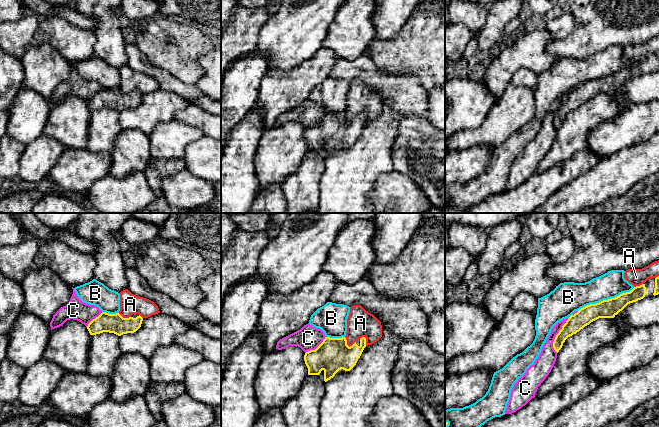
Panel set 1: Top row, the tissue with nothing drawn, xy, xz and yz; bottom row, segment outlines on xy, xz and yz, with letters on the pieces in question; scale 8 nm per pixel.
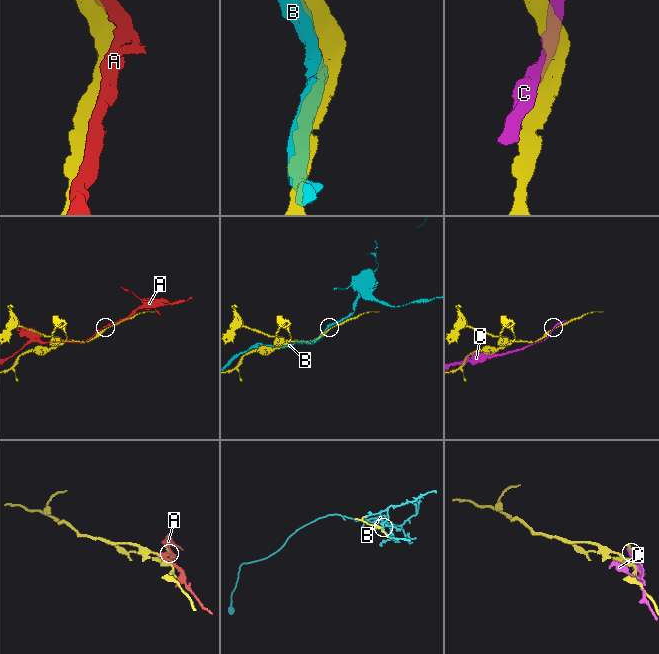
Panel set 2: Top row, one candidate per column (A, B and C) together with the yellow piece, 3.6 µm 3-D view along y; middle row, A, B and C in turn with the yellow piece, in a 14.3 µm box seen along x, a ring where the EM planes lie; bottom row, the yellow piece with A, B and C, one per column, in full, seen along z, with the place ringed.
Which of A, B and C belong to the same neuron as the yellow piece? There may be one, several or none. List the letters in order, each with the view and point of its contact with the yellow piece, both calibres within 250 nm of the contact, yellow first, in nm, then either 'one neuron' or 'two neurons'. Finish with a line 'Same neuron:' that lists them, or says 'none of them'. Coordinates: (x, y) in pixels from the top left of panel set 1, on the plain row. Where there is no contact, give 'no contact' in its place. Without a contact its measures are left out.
A: xz (347, 121) | 280/220 nm | two neurons
B: yz (605, 76) | 150/220 nm | two neurons
C: yz (557, 110) | 140/140 nm | two neurons
Same neuron: none of them

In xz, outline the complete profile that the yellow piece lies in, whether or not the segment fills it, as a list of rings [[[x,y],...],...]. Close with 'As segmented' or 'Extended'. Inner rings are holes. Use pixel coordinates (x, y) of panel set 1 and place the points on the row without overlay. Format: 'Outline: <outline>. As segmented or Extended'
Outline: [[[325,113],[315,126],[310,126],[304,131],[308,151],[319,151],[323,146],[324,157],[327,158],[341,145],[350,147],[356,141],[365,123],[365,113],[360,114],[359,122],[355,118],[350,123],[345,113]]]. As segmented

